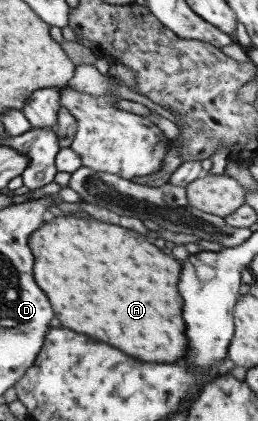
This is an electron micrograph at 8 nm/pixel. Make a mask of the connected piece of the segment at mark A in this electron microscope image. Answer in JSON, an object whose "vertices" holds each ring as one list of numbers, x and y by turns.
{"vertices":[[57,216,50,219,50,222,43,221,42,224,33,230,28,235,28,246,30,252,33,253,33,279,35,283,41,287,41,291,47,295,51,307,53,307,53,313,57,317,57,321,61,323,61,327,65,329,71,329,71,331,77,331,77,333,83,333,83,335,91,335,103,343,109,343,113,347,117,347,119,351,123,351,125,355,131,355,135,359,141,359,141,361,153,361,153,363,171,363,173,361,179,361,185,353,185,335,183,335,183,321,181,321,181,297,175,289,175,283,177,283,177,275,179,275,179,263,169,259,167,255,163,255,155,245,147,243,143,235,135,233,135,231,129,231,129,229,123,229,119,225,109,225,109,223,101,223,101,221,95,221,95,218,81,218,75,216]]}

